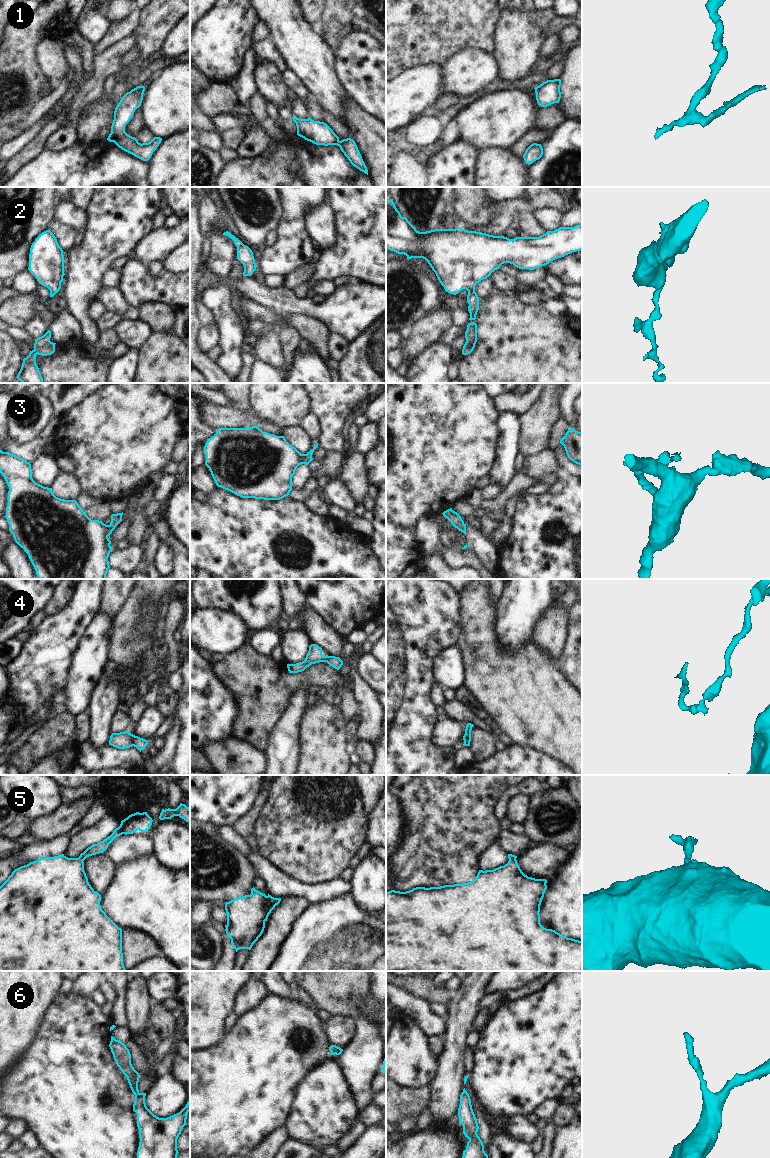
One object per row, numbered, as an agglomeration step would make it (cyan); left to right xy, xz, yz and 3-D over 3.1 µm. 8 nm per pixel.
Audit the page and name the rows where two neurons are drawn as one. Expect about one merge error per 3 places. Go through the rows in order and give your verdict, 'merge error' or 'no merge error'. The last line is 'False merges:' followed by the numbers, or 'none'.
1: no merge error
2: no merge error
3: no merge error
4: merge error
5: no merge error
6: no merge error
False merges: 4

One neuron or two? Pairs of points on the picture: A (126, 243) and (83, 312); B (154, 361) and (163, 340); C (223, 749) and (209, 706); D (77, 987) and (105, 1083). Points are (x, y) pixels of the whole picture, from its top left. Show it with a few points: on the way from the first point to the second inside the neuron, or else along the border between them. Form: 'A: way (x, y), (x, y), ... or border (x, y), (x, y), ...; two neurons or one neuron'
A: way (108, 258), (85, 281), (83, 294); one neuron
B: way (159, 356), (163, 352), (163, 345); one neuron
C: border (231, 737), (216, 742), (206, 742), (200, 748); two neurons
D: border (71, 990), (90, 996); two neurons

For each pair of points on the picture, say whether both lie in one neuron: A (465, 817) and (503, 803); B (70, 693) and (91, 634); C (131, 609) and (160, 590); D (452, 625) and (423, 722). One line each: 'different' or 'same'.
A: different
B: same
C: same
D: same

